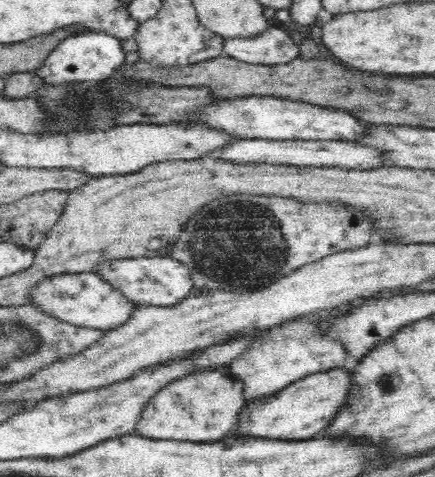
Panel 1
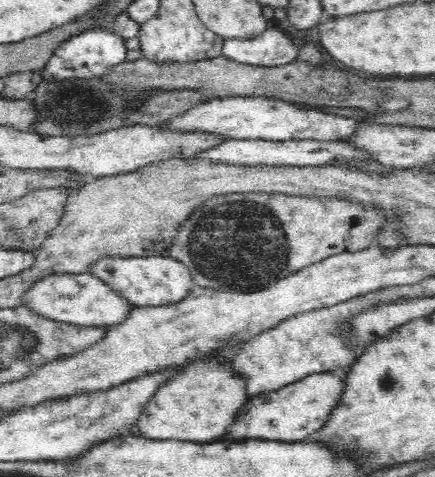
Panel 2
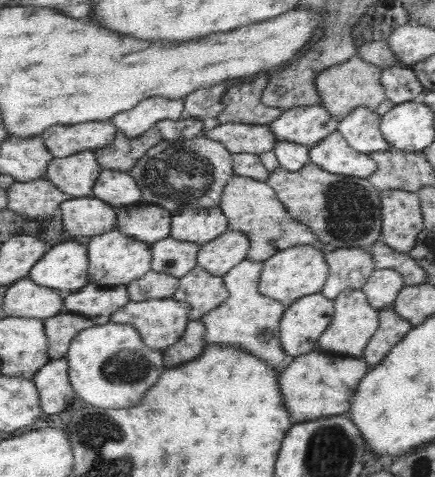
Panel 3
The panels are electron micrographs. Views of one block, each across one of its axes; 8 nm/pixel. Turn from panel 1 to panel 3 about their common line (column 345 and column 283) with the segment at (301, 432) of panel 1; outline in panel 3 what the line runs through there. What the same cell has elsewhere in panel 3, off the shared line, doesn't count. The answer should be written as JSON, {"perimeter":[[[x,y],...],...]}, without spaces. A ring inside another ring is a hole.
{"perimeter":[[[319,348],[311,350],[309,354],[291,358],[291,362],[277,374],[281,402],[285,404],[291,424],[345,416],[347,408],[351,406],[351,396],[367,370],[369,368],[361,358],[343,358],[329,352],[321,352]]]}

